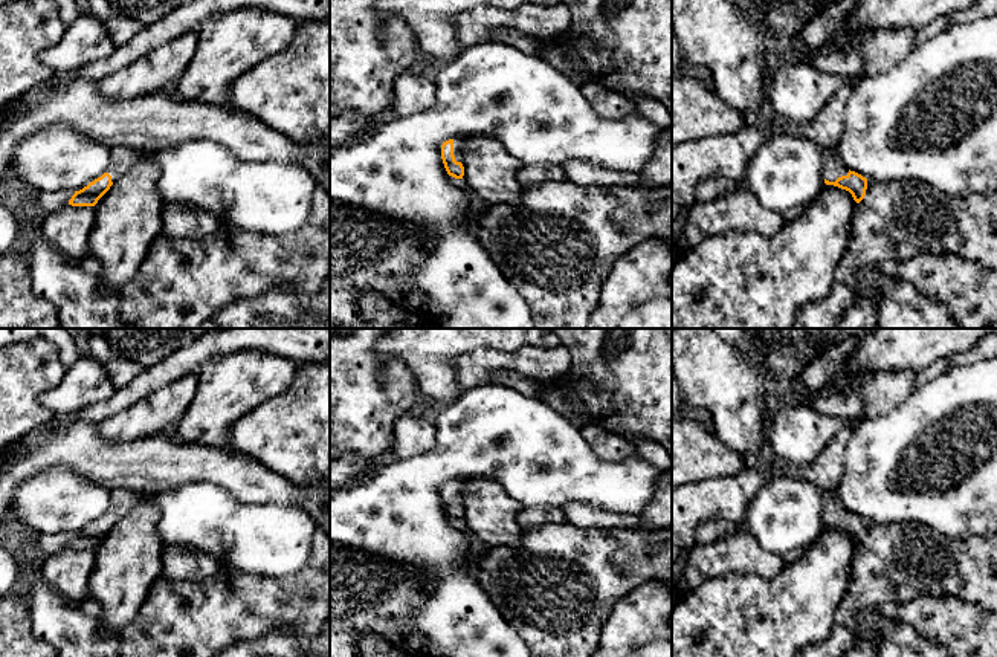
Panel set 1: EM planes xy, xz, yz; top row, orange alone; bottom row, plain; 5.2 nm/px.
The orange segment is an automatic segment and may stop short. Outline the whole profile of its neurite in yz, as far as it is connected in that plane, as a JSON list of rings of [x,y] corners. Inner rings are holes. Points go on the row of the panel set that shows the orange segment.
[[[823,147],[823,176],[826,185],[834,185],[852,194],[853,200],[860,203],[867,189],[867,179],[850,171],[840,159],[835,148]]]

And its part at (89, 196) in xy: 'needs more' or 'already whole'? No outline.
needs more

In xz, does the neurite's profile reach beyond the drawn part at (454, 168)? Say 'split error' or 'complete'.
split error

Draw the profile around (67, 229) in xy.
[[[66,205],[46,212],[41,237],[67,260],[81,263],[90,255],[90,234],[95,220],[95,206]]]

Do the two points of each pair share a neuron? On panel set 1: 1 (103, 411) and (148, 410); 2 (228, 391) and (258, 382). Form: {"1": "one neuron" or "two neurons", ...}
{"1": "two neurons", "2": "one neuron"}

